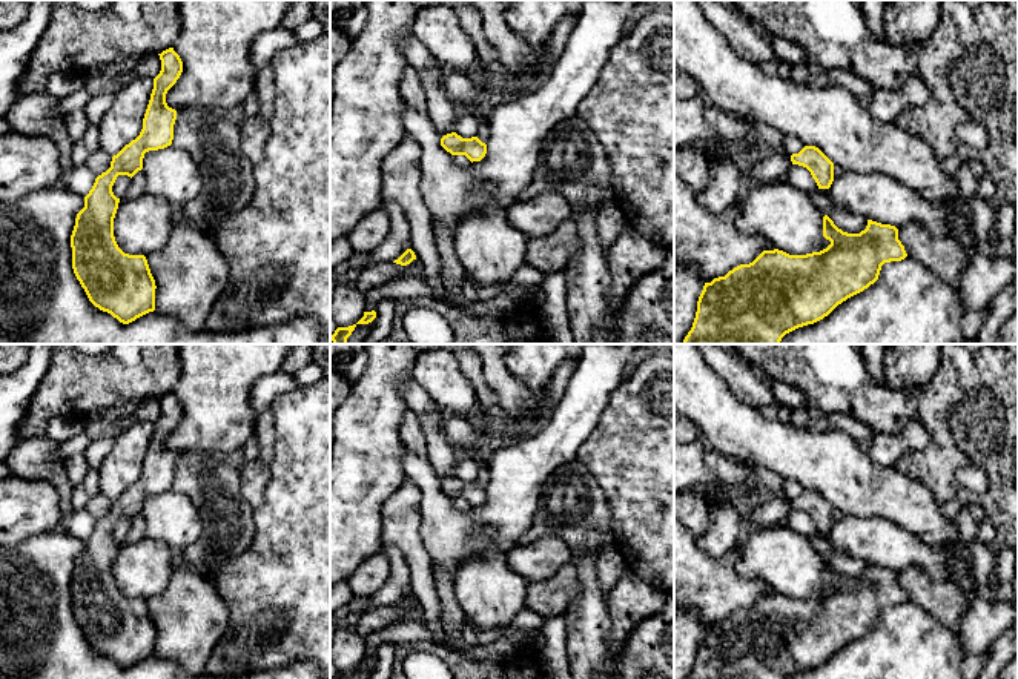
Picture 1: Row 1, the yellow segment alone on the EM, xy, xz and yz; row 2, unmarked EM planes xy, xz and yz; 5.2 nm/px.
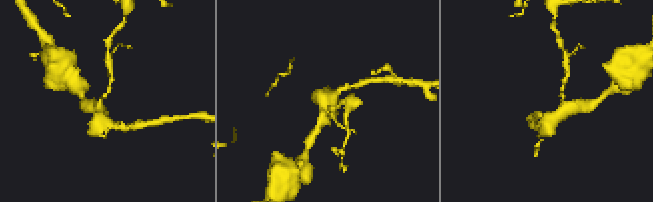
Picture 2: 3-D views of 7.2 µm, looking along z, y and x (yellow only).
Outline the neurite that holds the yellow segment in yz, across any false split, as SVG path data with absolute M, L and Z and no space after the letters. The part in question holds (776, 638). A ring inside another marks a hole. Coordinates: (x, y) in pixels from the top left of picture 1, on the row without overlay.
M823 561L823 581L831 588L806 599L763 595L752 607L705 627L688 679L786 679L828 661L838 648L878 624L881 610L907 601L898 573L868 564L860 578L848 578Z

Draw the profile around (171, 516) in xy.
M172 489L146 496L141 515L146 521L144 538L161 541L172 550L184 550L203 533L198 508L184 493Z

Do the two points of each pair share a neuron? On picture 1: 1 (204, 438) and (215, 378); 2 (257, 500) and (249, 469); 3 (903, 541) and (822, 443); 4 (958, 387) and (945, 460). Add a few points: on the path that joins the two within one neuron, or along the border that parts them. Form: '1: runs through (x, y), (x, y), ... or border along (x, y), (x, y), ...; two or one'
1: runs through (212, 423), (215, 420), (215, 394); one
2: runs through (255, 492), (254, 476); one
3: border along (849, 515), (885, 516), (917, 535); two
4: runs through (958, 406), (958, 441); one

